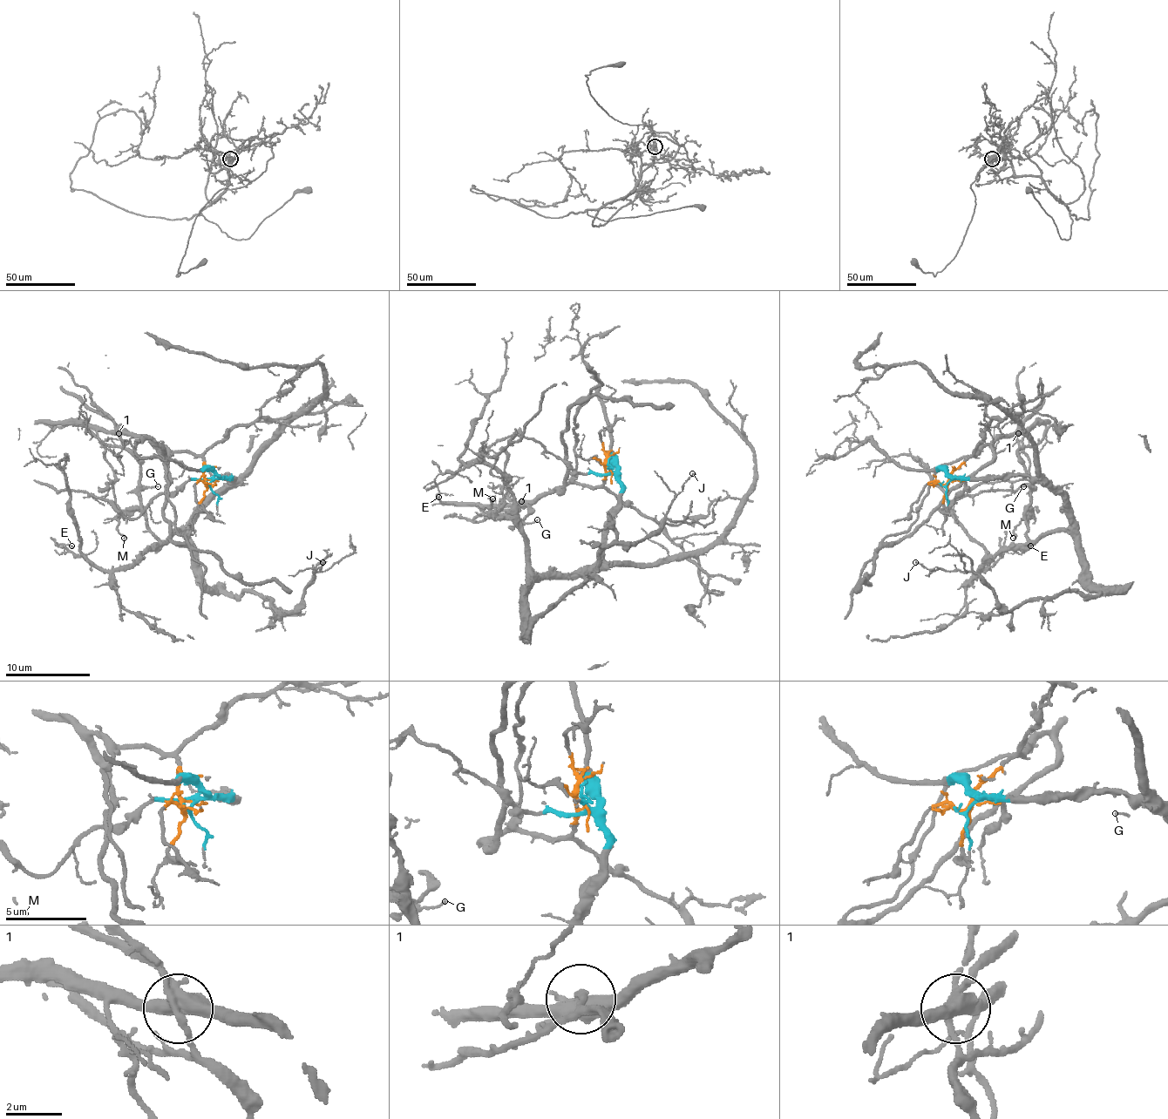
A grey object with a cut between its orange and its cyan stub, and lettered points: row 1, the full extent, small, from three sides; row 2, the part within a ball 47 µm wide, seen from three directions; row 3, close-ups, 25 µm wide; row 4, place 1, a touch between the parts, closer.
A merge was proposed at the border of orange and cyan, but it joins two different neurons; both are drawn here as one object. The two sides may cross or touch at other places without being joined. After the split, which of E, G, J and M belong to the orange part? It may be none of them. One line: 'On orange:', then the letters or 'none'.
On orange: M

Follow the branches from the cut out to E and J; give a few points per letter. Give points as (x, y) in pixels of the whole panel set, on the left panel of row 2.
E: (212, 481), (236, 479), (228, 475), (227, 488), (189, 522), (124, 566), (98, 571), (65, 553), (72, 545)
J: (212, 481), (236, 479), (194, 522), (192, 568), (220, 593), (291, 611), (323, 562)

